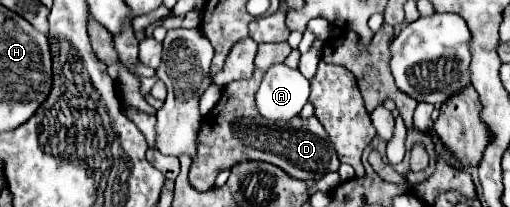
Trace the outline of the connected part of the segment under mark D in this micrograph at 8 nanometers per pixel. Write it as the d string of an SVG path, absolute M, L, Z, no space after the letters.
M288 42L260 44L252 78L230 82L228 86L222 88L222 96L218 104L210 110L210 114L204 116L202 128L198 132L198 152L194 156L194 162L190 166L190 176L188 176L190 184L196 190L210 190L220 170L228 170L242 160L270 162L300 180L308 180L308 178L320 180L328 172L338 172L340 160L324 128L306 128L306 120L302 118L290 120L288 128L278 128L278 122L264 122L252 104L254 94L266 70L274 64L284 62L290 50L292 48L288 46Z

